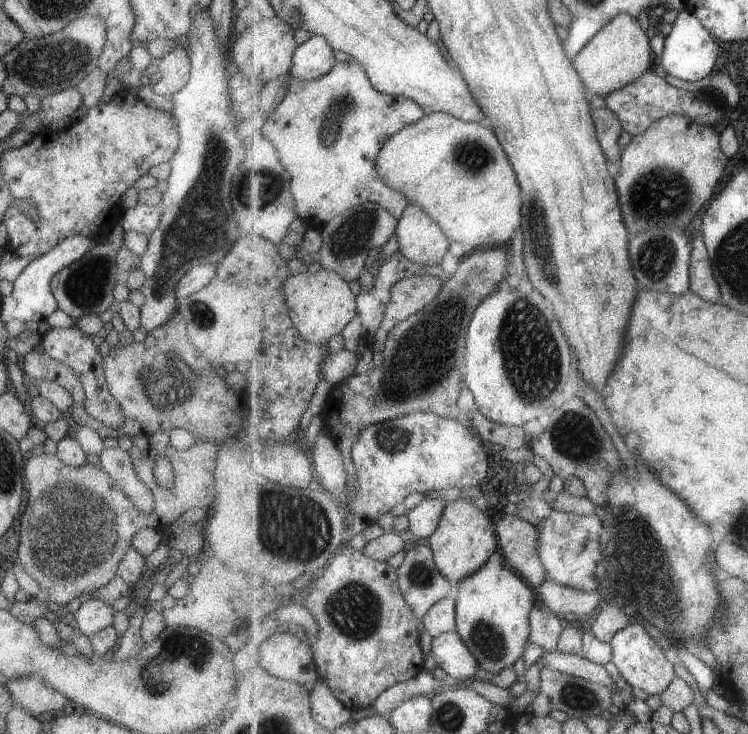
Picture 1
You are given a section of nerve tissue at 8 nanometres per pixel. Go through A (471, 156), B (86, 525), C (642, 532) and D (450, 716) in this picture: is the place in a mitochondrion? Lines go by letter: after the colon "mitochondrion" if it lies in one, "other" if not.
A: mitochondrion
B: mitochondrion
C: mitochondrion
D: mitochondrion

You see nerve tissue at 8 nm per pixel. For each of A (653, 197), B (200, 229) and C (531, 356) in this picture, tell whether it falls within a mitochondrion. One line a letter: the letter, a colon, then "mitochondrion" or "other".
A: mitochondrion
B: mitochondrion
C: mitochondrion

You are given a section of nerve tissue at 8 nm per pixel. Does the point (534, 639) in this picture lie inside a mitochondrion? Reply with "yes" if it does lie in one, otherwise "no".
no

